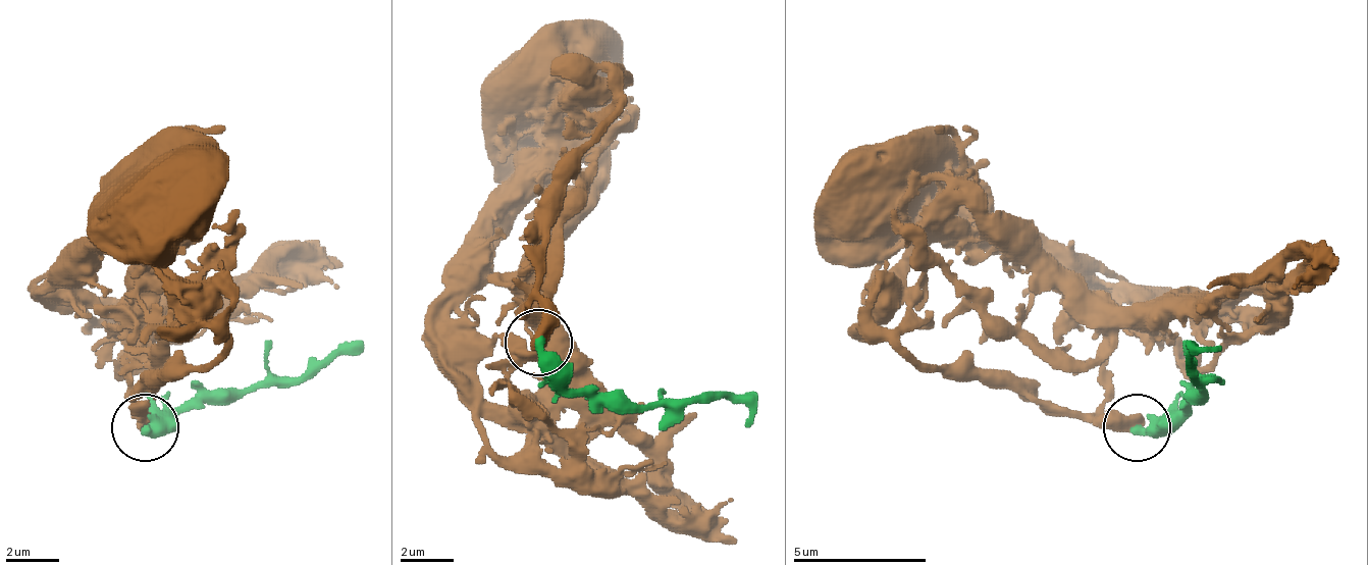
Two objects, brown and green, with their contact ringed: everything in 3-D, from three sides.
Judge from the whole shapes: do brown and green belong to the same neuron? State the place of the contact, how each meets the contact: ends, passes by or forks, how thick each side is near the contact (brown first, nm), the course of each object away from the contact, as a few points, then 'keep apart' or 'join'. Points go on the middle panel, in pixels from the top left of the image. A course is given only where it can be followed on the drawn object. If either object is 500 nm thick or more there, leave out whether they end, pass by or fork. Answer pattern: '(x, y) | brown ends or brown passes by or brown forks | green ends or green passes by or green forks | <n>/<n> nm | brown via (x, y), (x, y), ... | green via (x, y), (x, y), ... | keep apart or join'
(538, 343) | 550/480 nm | brown via (537, 341), (537, 307), (524, 307), (524, 294), (543, 200), (543, 119), (564, 100), (550, 80) | green via (537, 341), (577, 388), (644, 408), (684, 408), (731, 394), (751, 414), (744, 427) | join

